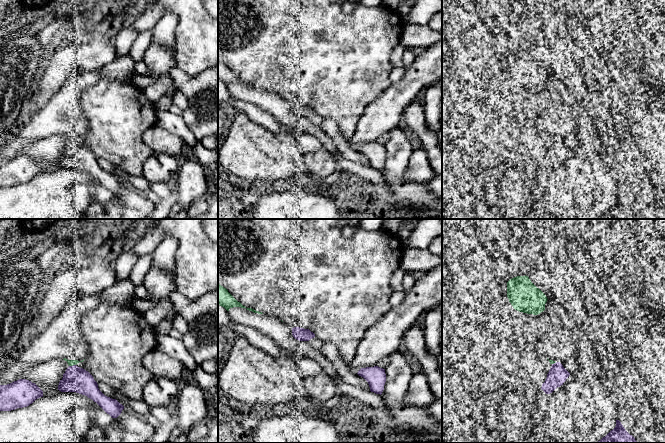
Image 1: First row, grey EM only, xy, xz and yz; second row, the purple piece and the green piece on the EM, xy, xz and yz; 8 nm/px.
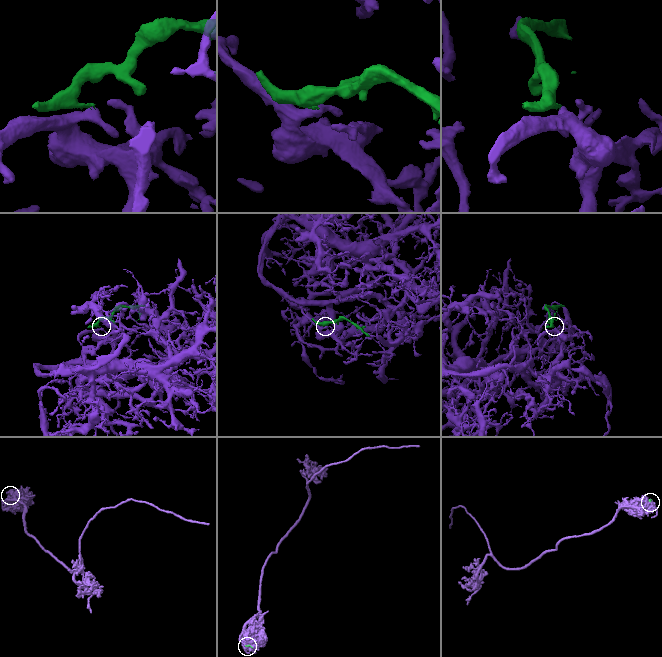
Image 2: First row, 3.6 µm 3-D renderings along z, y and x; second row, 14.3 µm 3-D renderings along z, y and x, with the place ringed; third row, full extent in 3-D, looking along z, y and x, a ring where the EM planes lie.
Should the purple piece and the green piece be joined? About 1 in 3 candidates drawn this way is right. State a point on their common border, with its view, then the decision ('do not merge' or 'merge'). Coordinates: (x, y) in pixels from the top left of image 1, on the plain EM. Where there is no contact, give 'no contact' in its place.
meets purple in xy at (73, 141); do not merge

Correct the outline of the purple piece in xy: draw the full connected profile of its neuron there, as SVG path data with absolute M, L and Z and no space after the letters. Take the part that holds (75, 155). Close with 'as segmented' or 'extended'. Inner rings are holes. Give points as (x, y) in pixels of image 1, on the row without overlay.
M76 141L69 142L60 156L58 166L61 168L76 168L87 172L96 178L112 194L117 194L124 182L116 175L105 172L98 164L93 152Z | as segmented

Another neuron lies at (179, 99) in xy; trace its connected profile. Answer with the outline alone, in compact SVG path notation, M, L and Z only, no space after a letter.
M175 91L172 97L172 103L181 108L183 111L188 108L188 99L180 91Z

